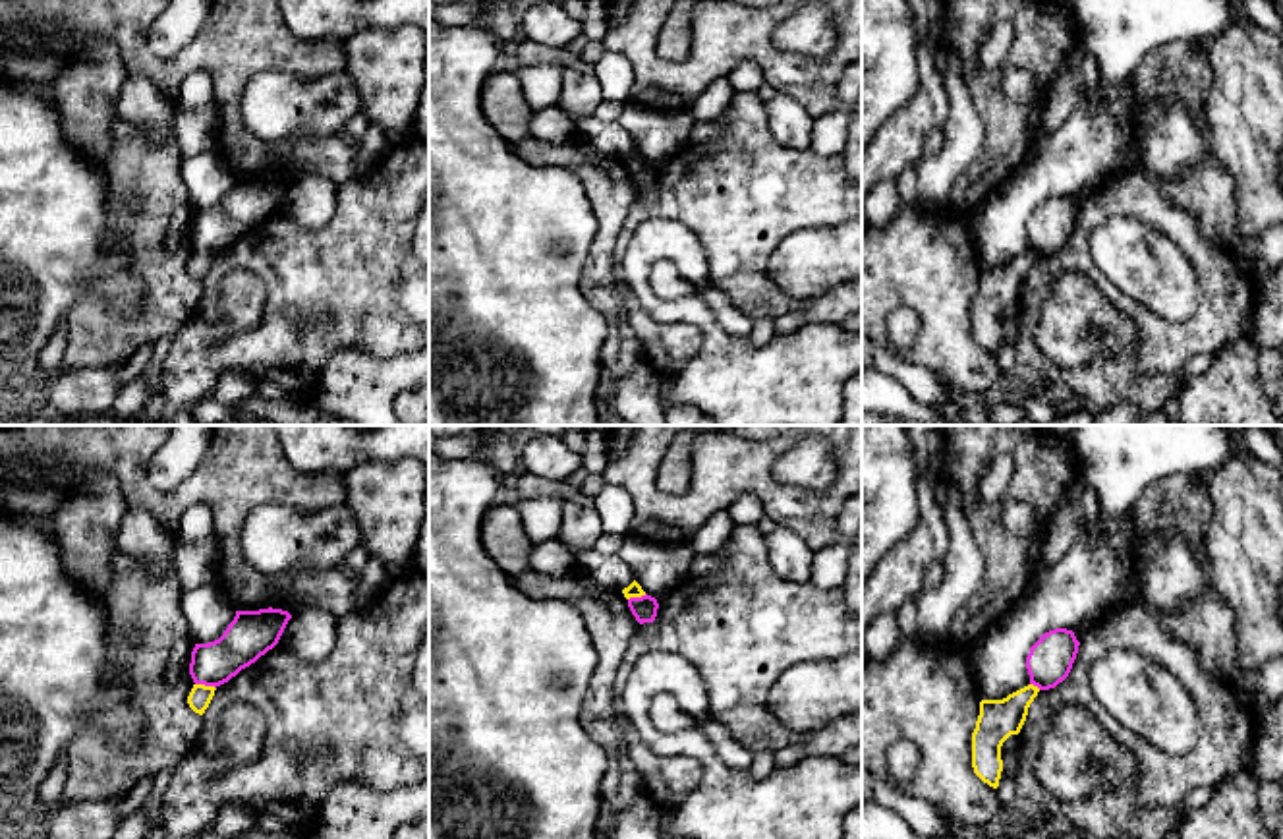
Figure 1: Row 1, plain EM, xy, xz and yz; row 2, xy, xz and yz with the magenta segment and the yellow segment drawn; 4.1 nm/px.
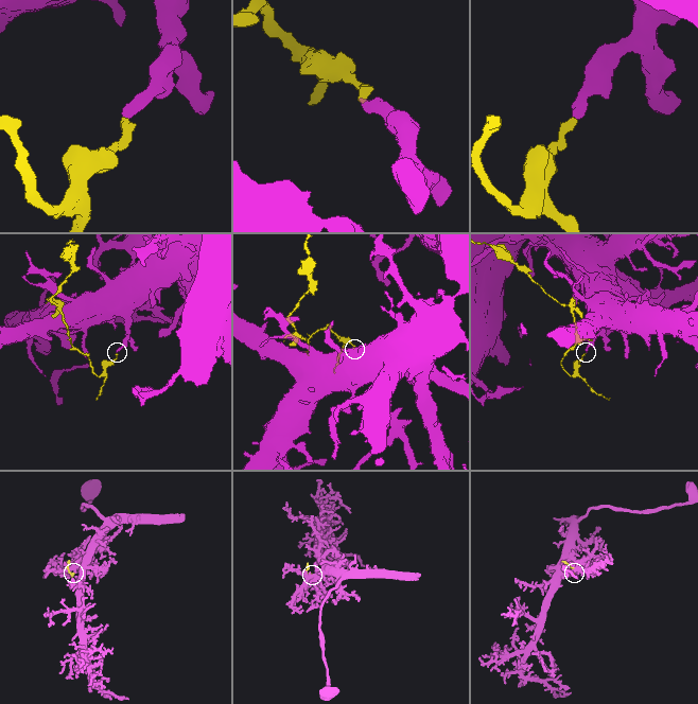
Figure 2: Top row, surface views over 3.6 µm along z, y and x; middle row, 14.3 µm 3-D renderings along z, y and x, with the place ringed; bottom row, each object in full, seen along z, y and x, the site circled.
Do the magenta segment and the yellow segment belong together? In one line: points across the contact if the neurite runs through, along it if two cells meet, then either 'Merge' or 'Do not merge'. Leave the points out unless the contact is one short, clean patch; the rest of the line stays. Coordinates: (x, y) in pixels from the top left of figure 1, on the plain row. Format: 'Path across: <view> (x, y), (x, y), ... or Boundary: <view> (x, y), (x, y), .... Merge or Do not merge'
Boundary: xy (196, 250), (215, 256). Do not merge

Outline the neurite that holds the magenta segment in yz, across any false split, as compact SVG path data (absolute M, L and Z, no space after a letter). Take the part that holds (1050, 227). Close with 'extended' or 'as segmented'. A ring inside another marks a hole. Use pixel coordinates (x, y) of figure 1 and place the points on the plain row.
M1067 195L1041 201L1026 224L1030 251L1049 257L1063 249L1072 236L1078 213L1074 199Z | as segmented

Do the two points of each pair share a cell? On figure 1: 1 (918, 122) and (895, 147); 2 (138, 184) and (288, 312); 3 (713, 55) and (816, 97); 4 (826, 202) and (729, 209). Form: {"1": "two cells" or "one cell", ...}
{"1": "one cell", "2": "two cells", "3": "one cell", "4": "one cell"}

